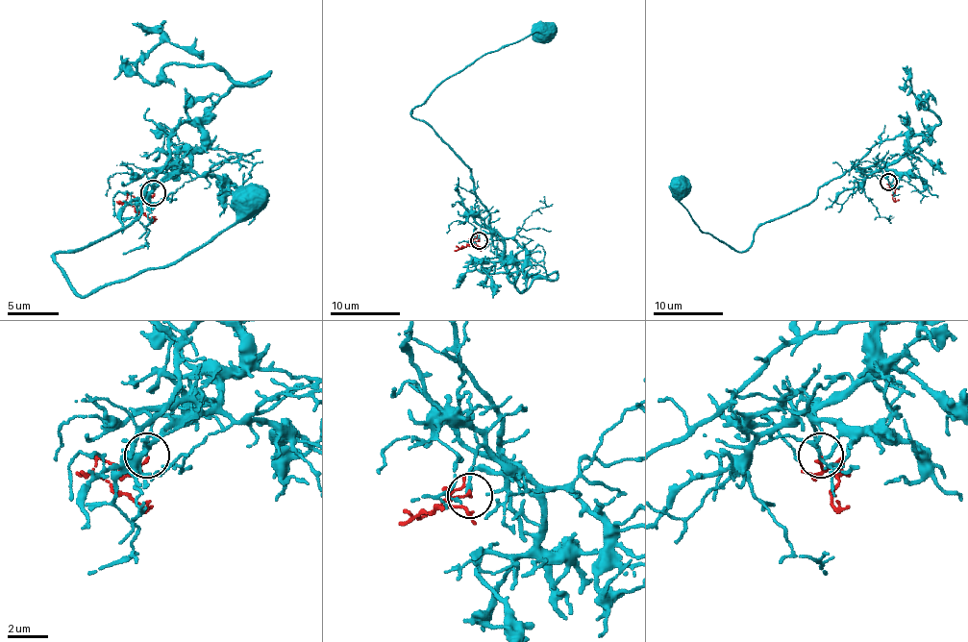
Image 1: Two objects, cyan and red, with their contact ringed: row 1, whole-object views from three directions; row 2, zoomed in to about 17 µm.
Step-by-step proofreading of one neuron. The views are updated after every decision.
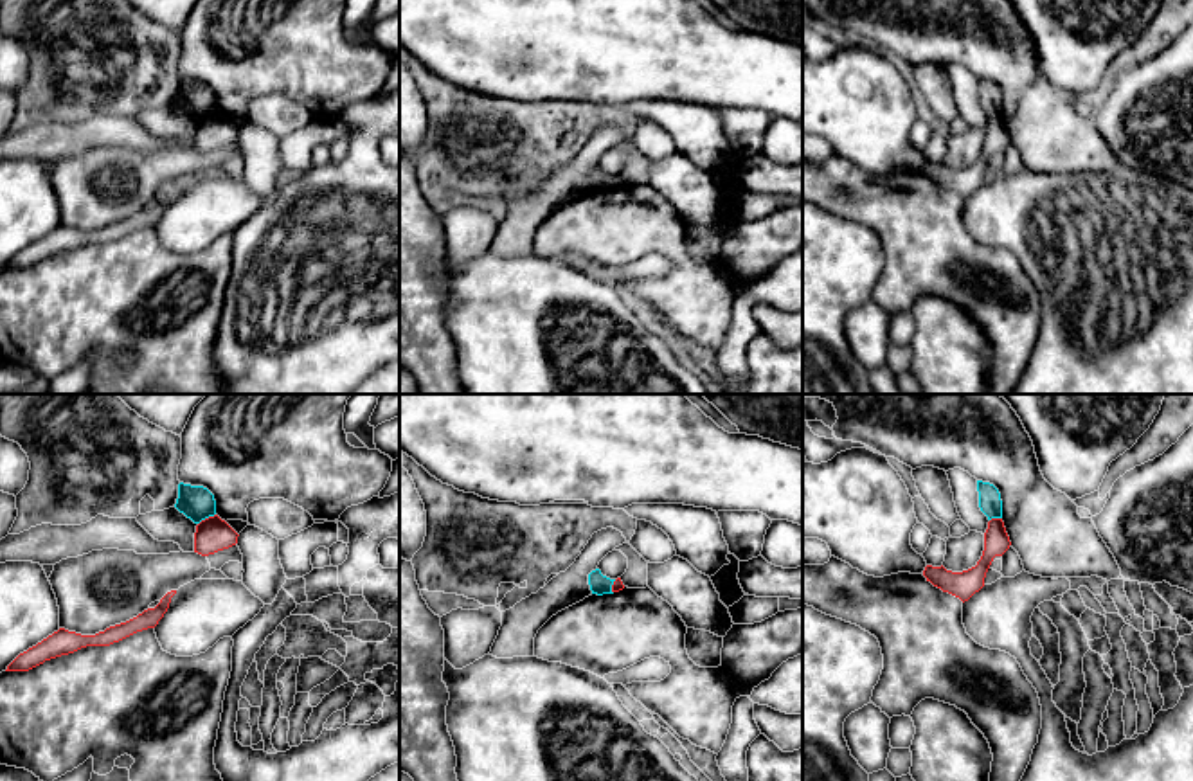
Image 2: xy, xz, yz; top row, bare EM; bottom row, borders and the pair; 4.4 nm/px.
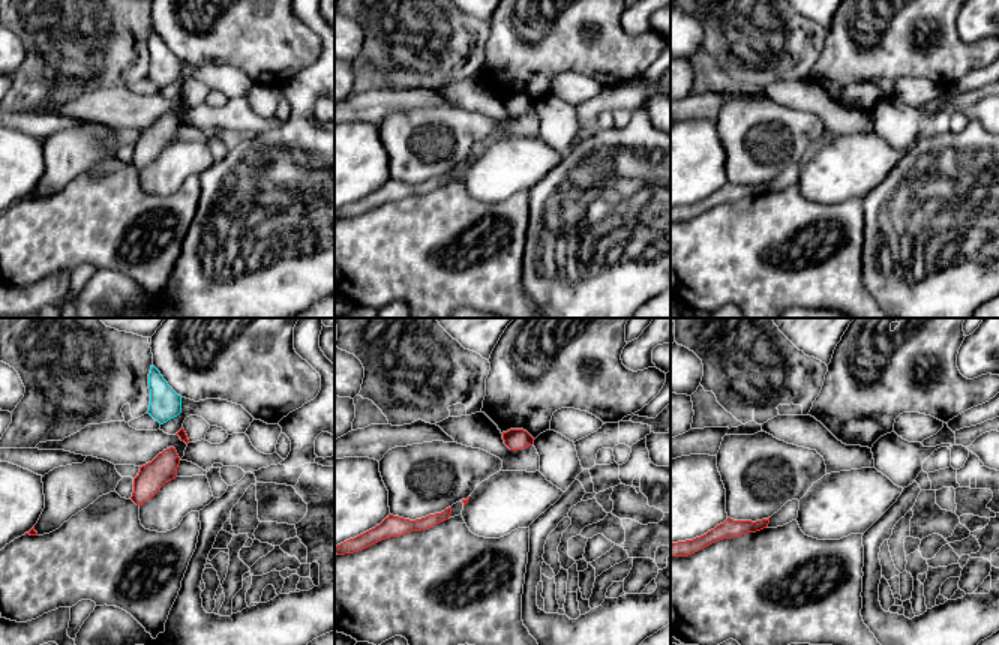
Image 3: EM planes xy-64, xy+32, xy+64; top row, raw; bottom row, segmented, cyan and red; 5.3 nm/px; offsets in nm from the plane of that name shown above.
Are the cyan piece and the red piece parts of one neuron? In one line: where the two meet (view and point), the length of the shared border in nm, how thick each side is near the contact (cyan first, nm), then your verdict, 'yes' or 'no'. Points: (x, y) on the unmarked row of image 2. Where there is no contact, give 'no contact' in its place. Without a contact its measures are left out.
contact xy (206, 114); length 90 nm; calibres 160 and 150 nm; no

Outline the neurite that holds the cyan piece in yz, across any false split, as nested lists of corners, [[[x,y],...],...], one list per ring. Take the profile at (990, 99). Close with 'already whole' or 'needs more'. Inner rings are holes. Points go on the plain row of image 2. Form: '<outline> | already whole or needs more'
[[[977,77],[977,88],[979,104],[988,113],[988,117],[1002,115],[1002,97],[999,86],[990,79]]] | already whole

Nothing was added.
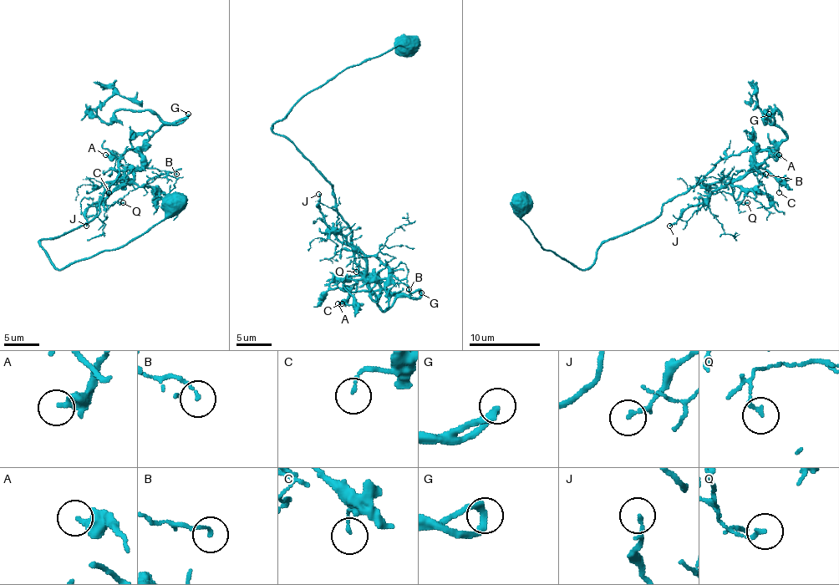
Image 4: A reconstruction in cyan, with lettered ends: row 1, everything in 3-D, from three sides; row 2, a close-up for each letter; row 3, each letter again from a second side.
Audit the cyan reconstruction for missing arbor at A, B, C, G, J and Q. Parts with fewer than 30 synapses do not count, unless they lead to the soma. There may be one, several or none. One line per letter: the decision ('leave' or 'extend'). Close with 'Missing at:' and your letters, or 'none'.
A: leave
B: leave
C: leave
G: leave
J: leave
Q: leave
Missing at: none

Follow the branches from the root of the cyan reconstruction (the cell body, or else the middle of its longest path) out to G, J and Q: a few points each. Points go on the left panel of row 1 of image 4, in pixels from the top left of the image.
G: (172, 206), (126, 243), (63, 270), (40, 245), (89, 222), (119, 172), (119, 158), (188, 114)
J: (172, 206), (116, 248), (52, 262), (40, 241), (99, 213), (130, 150), (134, 178), (91, 204), (86, 226)
Q: (172, 206), (126, 243), (63, 270), (40, 245), (99, 213), (119, 158), (132, 150), (140, 165), (123, 202)

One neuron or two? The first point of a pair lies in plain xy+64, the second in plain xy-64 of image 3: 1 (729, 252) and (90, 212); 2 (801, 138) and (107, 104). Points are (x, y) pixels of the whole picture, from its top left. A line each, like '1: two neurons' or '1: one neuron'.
1: one neuron
2: two neurons

